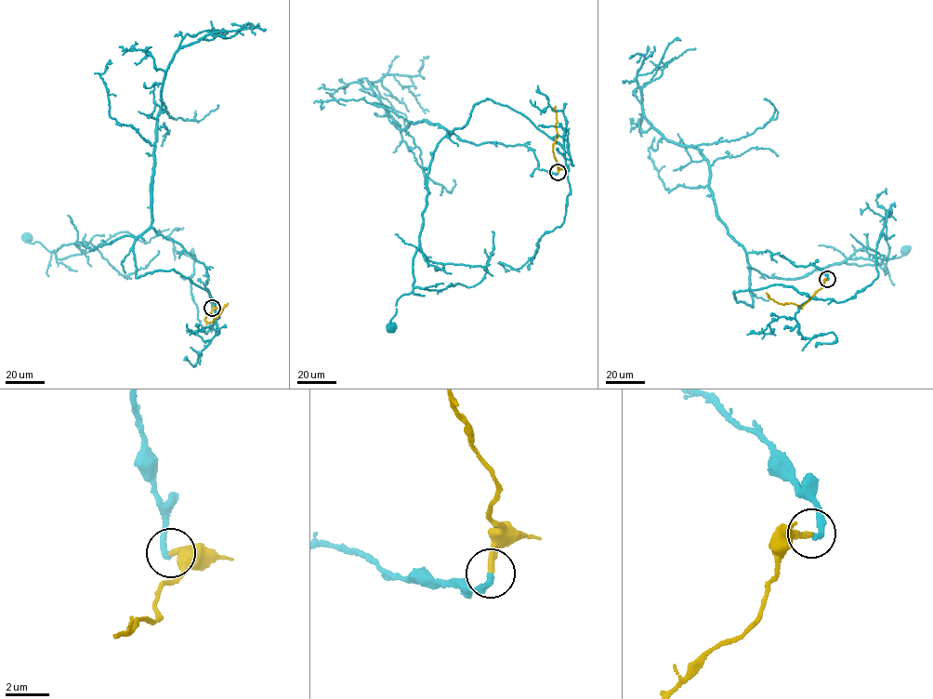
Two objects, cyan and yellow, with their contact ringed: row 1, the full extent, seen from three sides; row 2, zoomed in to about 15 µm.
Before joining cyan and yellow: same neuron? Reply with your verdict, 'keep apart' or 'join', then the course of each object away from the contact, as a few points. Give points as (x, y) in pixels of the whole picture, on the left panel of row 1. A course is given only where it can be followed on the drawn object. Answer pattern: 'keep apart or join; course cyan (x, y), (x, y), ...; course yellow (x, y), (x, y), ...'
join; course cyan (212, 308), (203, 263), (151, 228), (92, 250), (76, 243), (51, 252), (38, 242), (26, 242), (27, 238); course yellow (212, 308), (204, 318), (207, 323), (216, 317), (228, 303)

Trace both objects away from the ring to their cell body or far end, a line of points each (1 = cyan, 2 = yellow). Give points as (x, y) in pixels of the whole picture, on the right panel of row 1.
1: (827, 280), (778, 254), (745, 255), (750, 269), (793, 279), (843, 262), (882, 264), (905, 251)
2: (827, 280), (800, 306), (778, 303), (768, 298), (766, 292)

